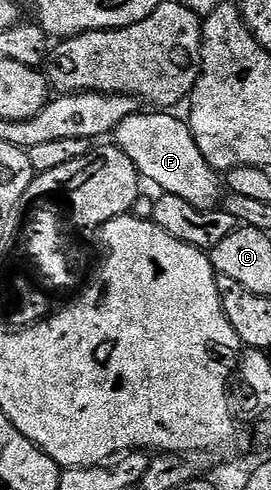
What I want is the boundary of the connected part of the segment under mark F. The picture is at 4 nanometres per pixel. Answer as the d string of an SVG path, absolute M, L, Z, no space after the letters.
M137 112L126 116L122 124L118 124L114 131L114 145L134 164L134 168L139 172L141 179L145 183L153 182L157 186L157 191L182 196L186 204L194 204L194 208L199 210L215 210L222 202L222 178L221 175L208 163L206 156L198 148L198 144L192 139L192 129L188 126L183 117L175 118L172 112L148 112L143 114Z

